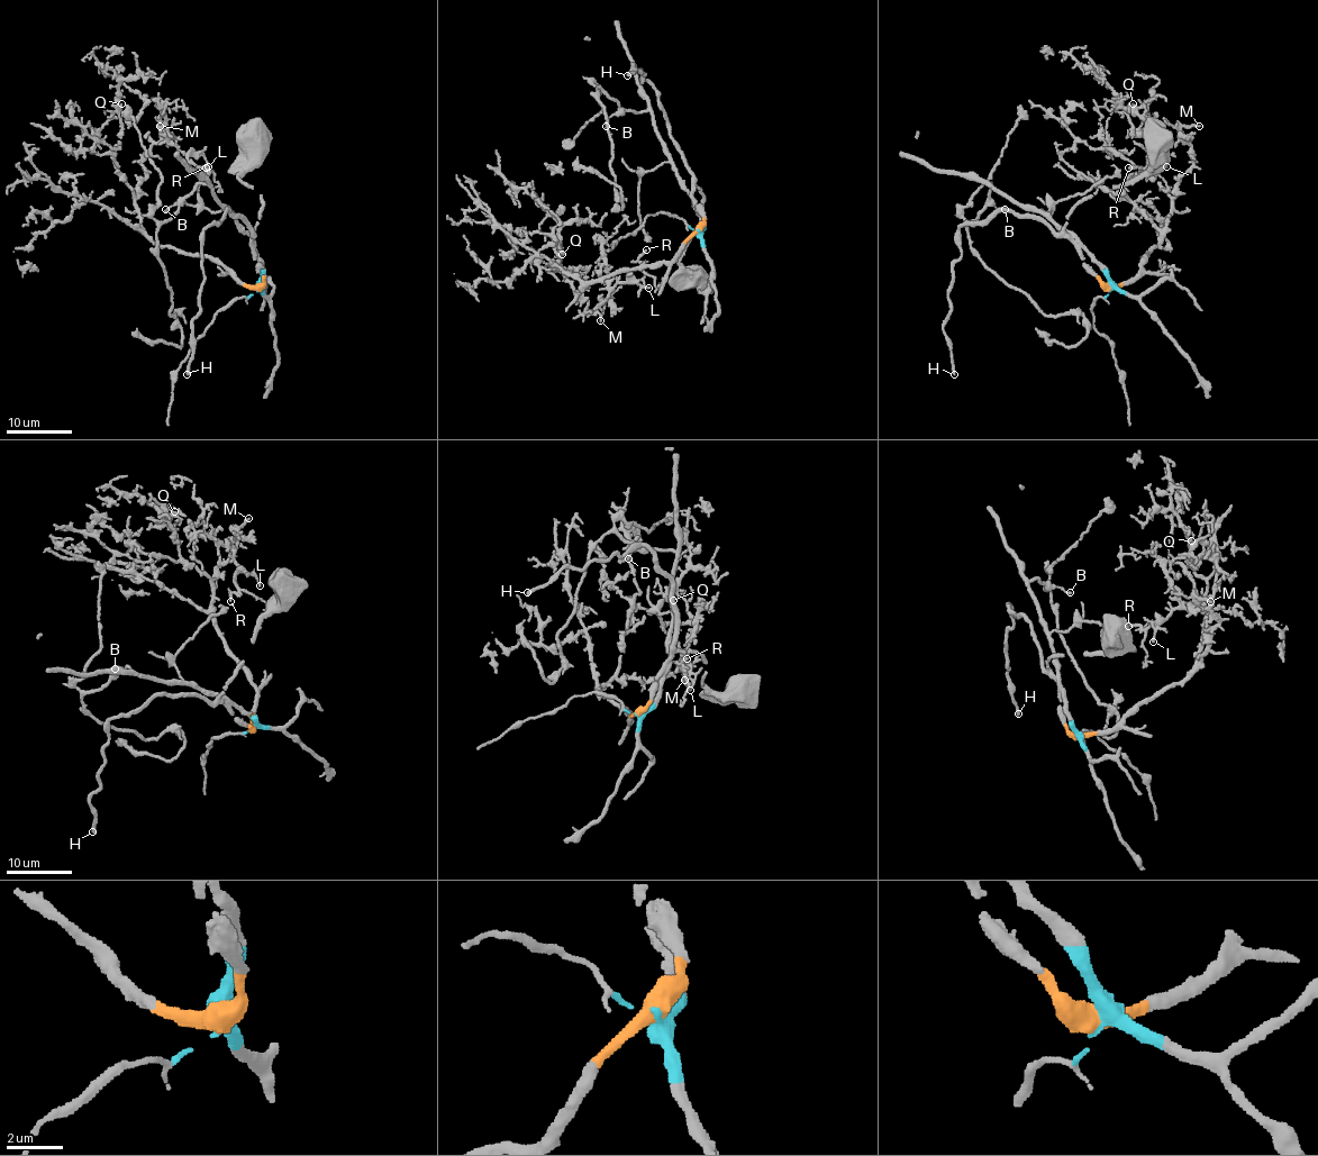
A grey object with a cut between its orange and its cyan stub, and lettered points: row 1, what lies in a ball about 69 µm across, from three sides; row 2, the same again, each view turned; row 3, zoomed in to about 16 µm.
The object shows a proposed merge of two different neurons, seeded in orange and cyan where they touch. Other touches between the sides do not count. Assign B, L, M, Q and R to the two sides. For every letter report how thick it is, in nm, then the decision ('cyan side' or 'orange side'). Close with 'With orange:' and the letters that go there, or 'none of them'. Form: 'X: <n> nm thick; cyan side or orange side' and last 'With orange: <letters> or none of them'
B: 150 nm thick; cyan side
L: 160 nm thick; orange side
M: 220 nm thick; orange side
Q: 150 nm thick; orange side
R: 160 nm thick; orange side
With orange: L, M, Q, R

